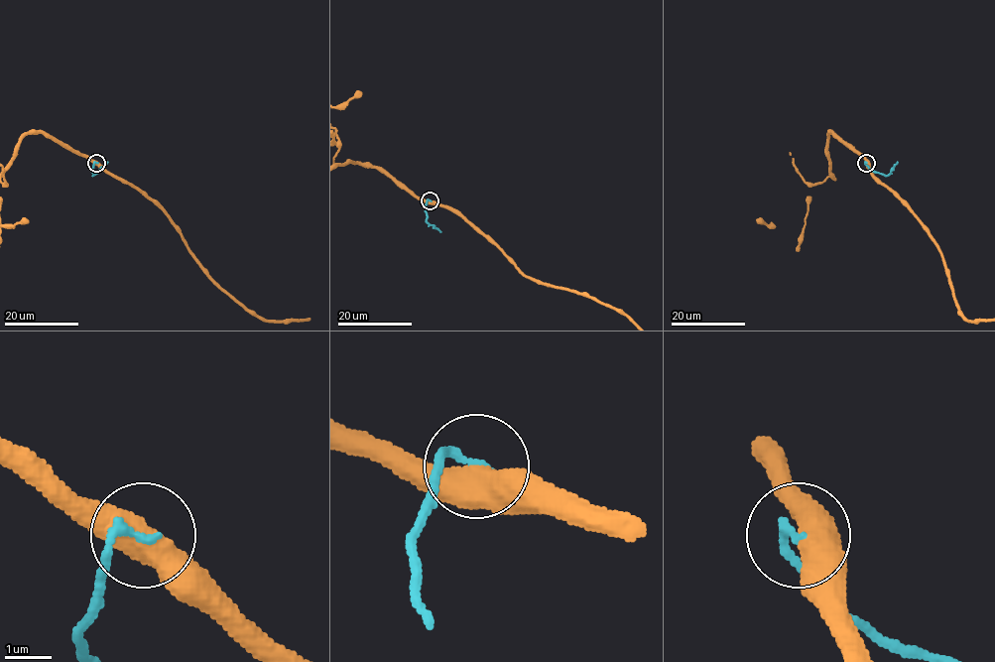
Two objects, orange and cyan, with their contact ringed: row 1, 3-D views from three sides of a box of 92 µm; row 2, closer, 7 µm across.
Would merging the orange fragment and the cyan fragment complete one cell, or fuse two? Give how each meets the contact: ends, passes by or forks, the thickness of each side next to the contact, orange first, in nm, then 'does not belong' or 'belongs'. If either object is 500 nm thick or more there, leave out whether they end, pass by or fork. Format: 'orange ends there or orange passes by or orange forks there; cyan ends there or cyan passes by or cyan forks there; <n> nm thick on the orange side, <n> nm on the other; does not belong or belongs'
500 nm thick on the orange side, 190 nm on the other; does not belong

